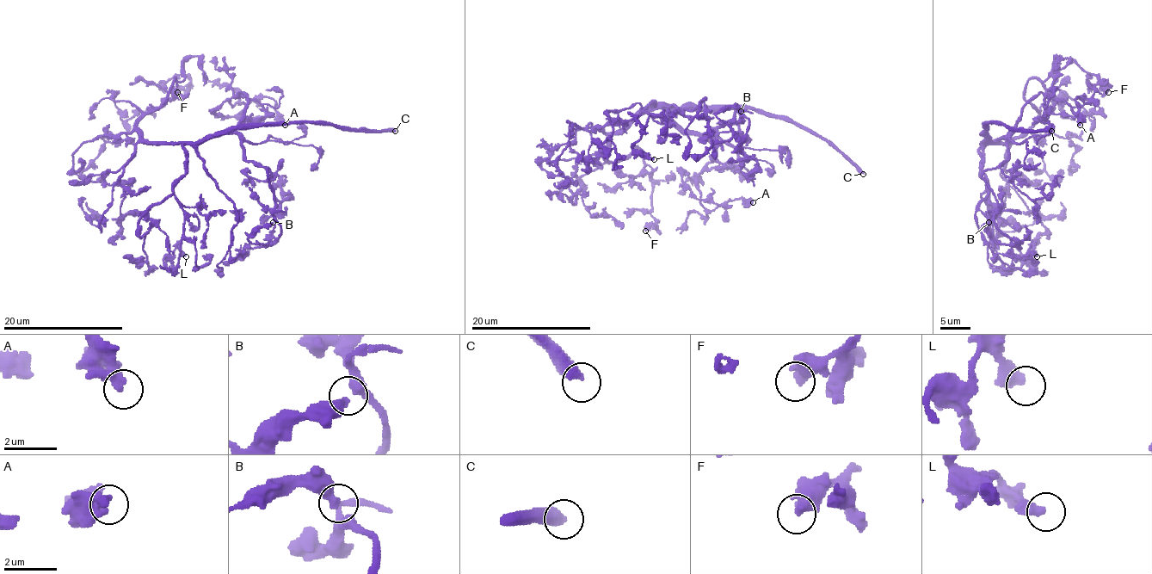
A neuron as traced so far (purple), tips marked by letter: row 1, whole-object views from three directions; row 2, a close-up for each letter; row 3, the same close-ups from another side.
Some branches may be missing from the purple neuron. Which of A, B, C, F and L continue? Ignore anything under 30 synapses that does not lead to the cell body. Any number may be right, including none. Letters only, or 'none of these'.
C

